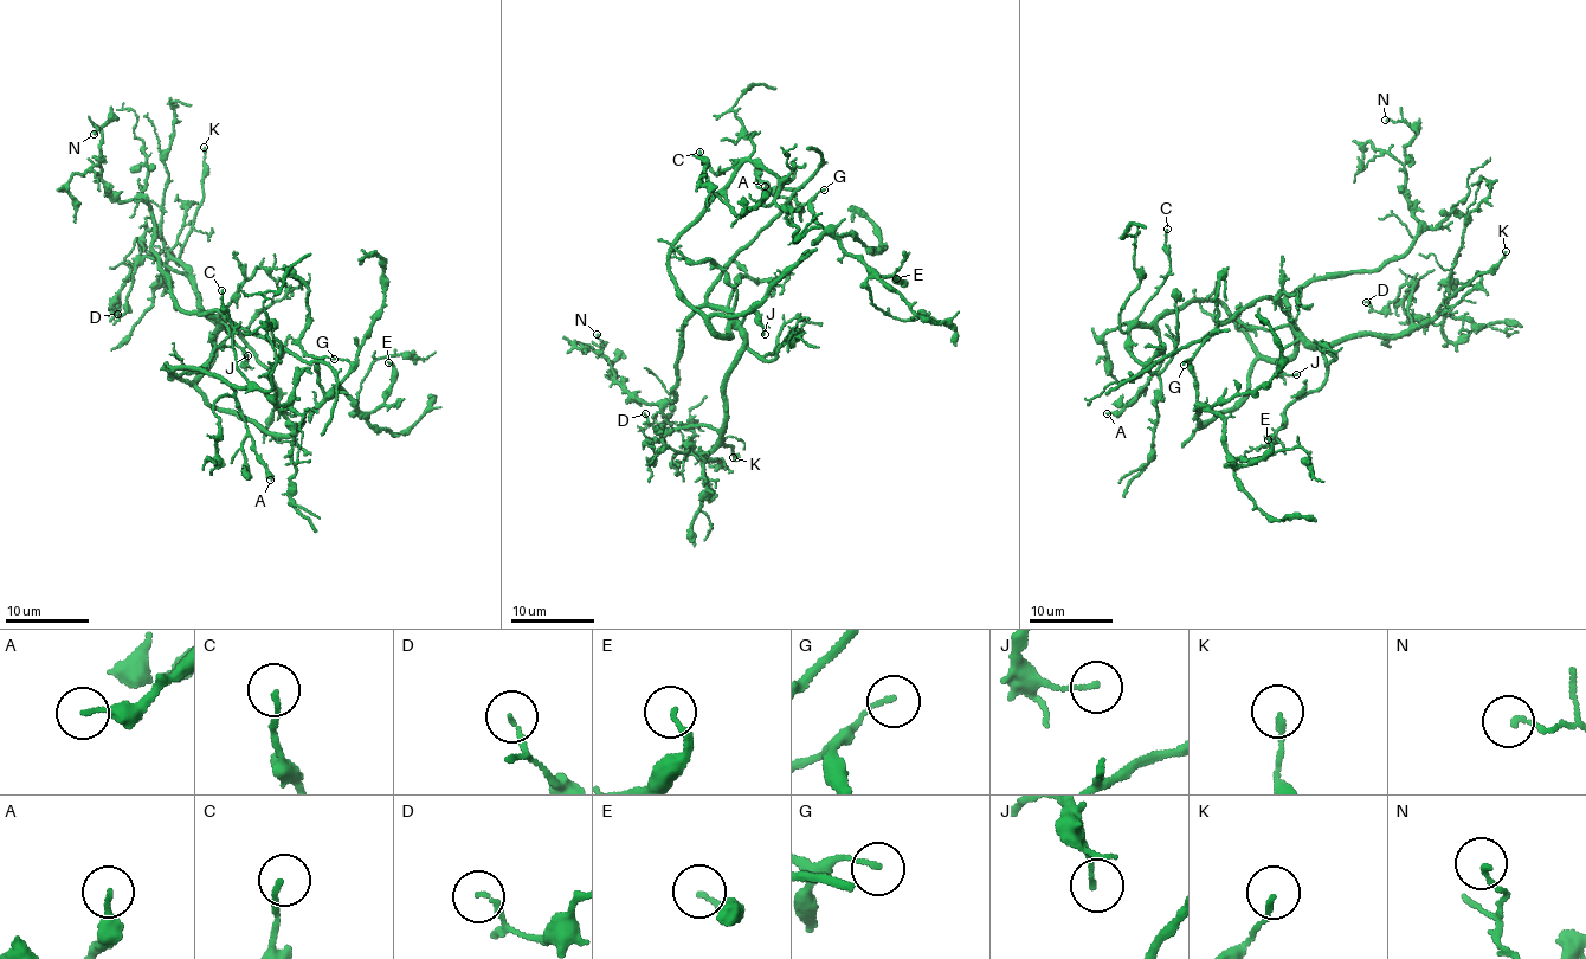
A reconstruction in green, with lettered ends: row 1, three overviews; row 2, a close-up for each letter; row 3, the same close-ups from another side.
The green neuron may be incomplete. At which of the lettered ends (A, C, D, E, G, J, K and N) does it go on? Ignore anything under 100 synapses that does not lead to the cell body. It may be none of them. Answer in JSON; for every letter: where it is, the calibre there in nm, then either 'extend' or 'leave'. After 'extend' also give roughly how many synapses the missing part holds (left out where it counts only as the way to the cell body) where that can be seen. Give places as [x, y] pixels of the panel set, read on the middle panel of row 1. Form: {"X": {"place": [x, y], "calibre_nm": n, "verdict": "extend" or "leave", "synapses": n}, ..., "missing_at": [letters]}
{"A": {"place": [765, 186], "calibre_nm": 140, "verdict": "leave"}, "C": {"place": [700, 152], "calibre_nm": 140, "verdict": "leave"}, "D": {"place": [645, 413], "calibre_nm": 120, "verdict": "leave"}, "E": {"place": [896, 278], "calibre_nm": 160, "verdict": "leave"}, "G": {"place": [824, 190], "calibre_nm": 120, "verdict": "leave"}, "J": {"place": [765, 334], "calibre_nm": 130, "verdict": "leave"}, "K": {"place": [733, 457], "calibre_nm": 130, "verdict": "leave"}, "N": {"place": [597, 334], "calibre_nm": 130, "verdict": "leave"}, "missing_at": []}

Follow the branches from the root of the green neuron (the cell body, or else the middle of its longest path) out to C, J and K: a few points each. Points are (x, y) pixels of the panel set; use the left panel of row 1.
C: (201, 373), (193, 383), (167, 367), (195, 369), (239, 388), (247, 385), (238, 368), (234, 330), (221, 290)
J: (201, 373), (212, 353), (212, 339), (223, 329), (242, 349), (244, 359), (247, 360), (247, 355)
K: (201, 373), (212, 353), (212, 339), (218, 329), (227, 328), (201, 308), (180, 258), (202, 198), (204, 147)

